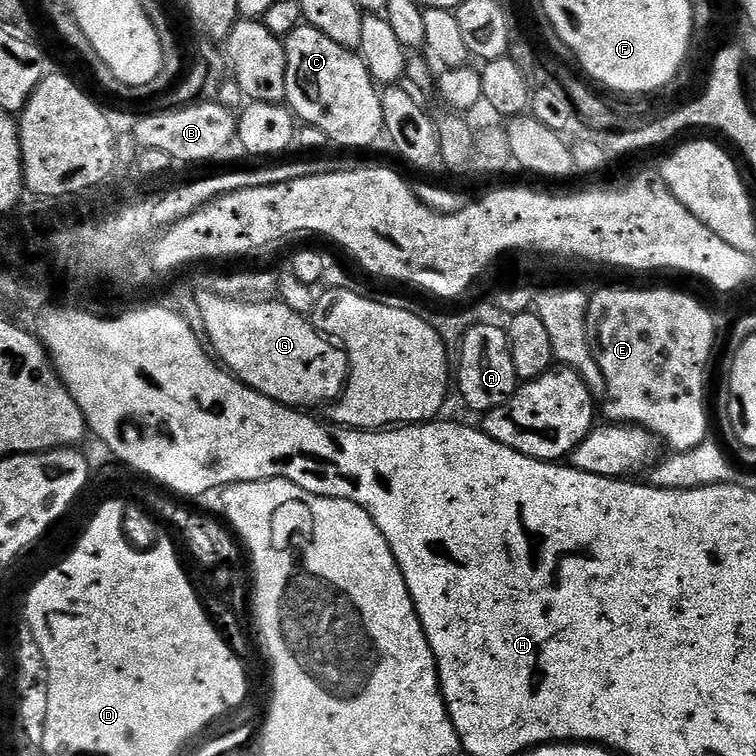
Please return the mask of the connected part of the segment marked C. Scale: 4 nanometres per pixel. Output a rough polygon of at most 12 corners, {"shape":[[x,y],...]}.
{"shape":[[299,26],[284,40],[286,104],[333,145],[384,123],[353,49]]}

